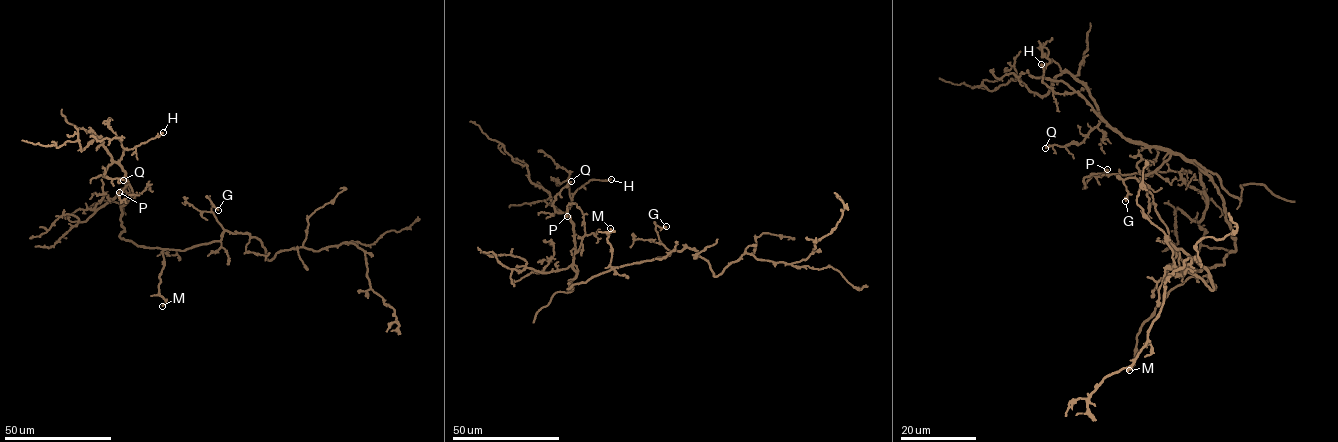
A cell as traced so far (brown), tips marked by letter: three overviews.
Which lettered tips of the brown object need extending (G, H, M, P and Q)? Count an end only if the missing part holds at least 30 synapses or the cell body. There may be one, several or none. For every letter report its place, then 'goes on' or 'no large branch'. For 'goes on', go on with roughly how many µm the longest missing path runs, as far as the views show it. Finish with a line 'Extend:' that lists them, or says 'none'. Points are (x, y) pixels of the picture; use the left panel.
G: at (218, 210); no large branch
H: at (163, 132); no large branch
M: at (162, 306); goes on; about 45 µm are missing
P: at (119, 192); no large branch
Q: at (123, 180); no large branch
Extend: M

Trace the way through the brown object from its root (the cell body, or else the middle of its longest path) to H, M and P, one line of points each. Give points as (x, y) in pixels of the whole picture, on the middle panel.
H: (630, 264), (613, 266), (568, 288), (576, 275), (574, 224), (567, 212), (573, 194), (590, 180), (611, 179)
M: (630, 264), (610, 265), (612, 247), (606, 233), (613, 232), (610, 228)
P: (630, 264), (568, 288), (576, 275), (573, 255), (585, 231), (583, 214), (575, 203), (567, 205), (567, 216)

